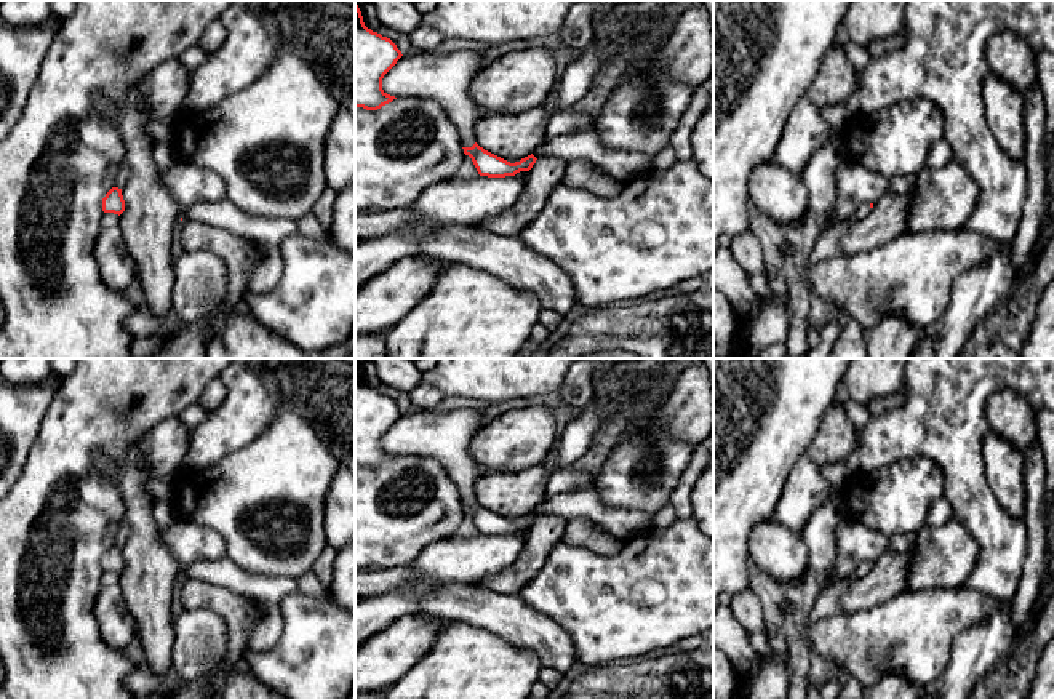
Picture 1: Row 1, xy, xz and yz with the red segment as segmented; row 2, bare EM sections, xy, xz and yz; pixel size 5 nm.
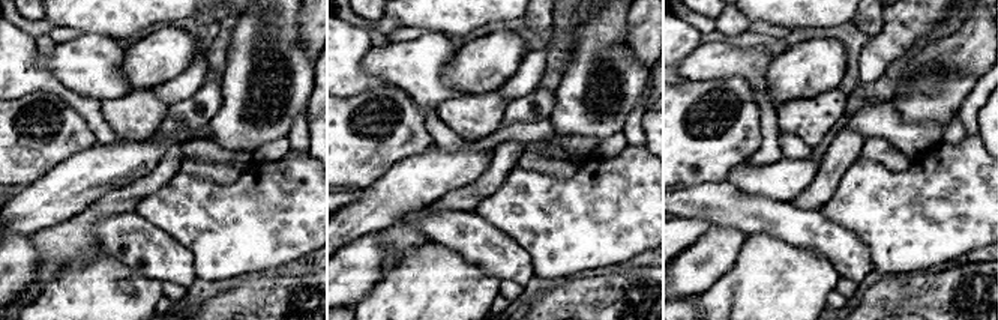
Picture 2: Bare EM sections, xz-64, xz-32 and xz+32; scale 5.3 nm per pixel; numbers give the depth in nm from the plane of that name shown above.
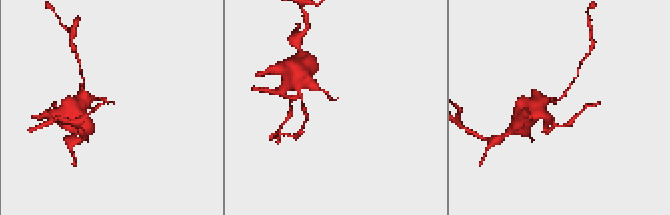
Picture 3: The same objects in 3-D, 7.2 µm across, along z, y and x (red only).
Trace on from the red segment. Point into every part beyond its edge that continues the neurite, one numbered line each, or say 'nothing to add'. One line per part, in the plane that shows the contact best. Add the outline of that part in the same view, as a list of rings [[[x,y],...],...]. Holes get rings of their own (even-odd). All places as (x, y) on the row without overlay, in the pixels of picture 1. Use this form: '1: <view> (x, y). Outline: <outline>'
1: xz (621, 523). Outline: [[[595,485],[545,499],[533,510],[533,513],[536,517],[552,513],[566,521],[587,518],[621,541],[627,541],[630,536],[646,529],[653,517],[645,510],[606,505]]]

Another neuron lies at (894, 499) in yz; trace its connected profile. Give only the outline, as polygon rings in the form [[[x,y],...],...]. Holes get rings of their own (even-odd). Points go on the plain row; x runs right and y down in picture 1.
[[[900,457],[891,465],[851,473],[840,489],[848,518],[884,536],[918,534],[929,509],[944,499],[945,475],[928,457]]]

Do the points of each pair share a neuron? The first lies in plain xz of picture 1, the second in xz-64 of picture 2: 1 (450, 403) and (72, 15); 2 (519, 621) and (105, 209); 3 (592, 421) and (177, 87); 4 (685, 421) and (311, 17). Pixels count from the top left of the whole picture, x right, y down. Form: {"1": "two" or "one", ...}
{"1": "two", "2": "two", "3": "one", "4": "one"}

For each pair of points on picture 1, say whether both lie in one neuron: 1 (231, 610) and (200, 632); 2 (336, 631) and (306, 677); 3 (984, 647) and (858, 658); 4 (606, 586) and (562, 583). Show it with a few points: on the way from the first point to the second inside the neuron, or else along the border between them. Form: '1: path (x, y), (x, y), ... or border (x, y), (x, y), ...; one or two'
1: border (184, 608), (211, 610), (221, 618), (226, 653); two
2: path (325, 642), (323, 653), (314, 666); one
3: border (976, 623), (955, 637), (947, 669), (938, 682); two
4: path (595, 586), (573, 586); one

